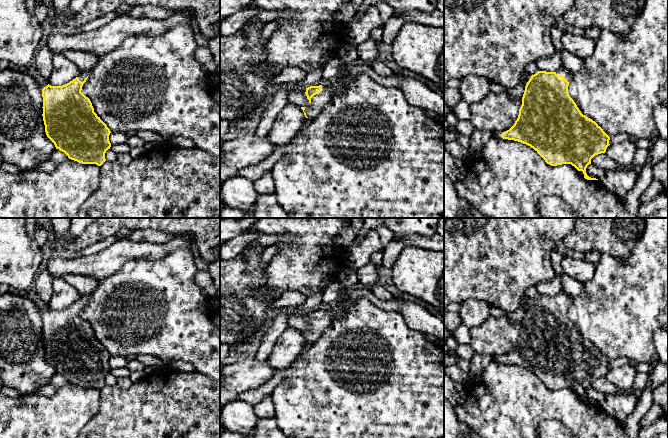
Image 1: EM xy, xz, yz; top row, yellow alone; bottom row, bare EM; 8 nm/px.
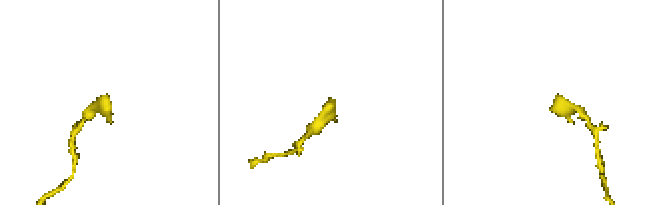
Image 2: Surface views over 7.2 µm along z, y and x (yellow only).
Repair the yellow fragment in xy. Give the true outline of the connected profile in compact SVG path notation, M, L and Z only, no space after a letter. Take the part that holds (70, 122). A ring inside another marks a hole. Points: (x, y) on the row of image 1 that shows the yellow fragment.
M82 72L78 77L62 86L47 85L42 89L43 121L47 137L56 149L64 152L69 159L82 164L101 166L105 161L105 153L111 147L107 125L94 112L92 103L82 92L82 86L89 72Z

